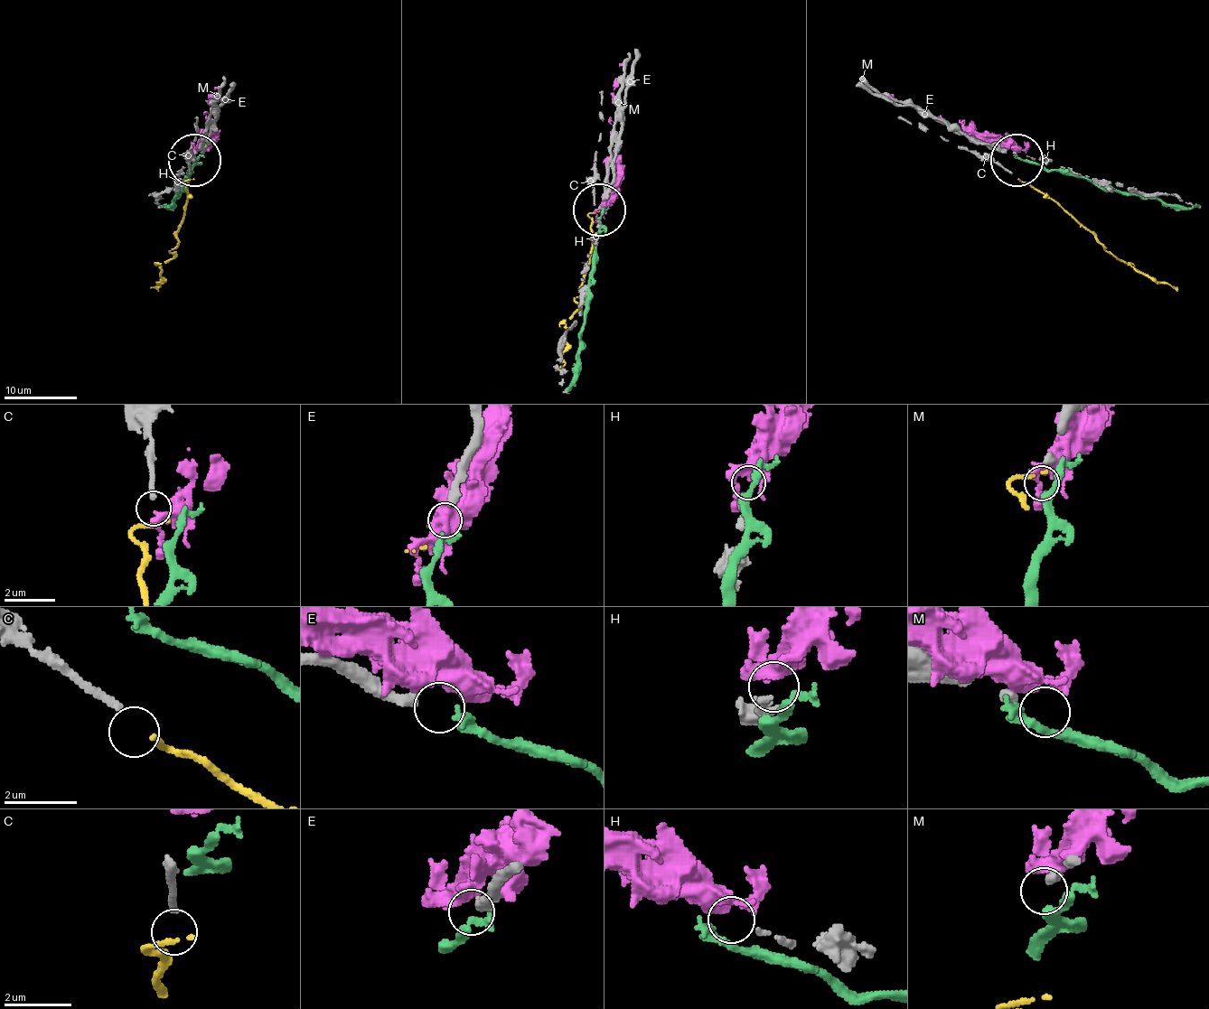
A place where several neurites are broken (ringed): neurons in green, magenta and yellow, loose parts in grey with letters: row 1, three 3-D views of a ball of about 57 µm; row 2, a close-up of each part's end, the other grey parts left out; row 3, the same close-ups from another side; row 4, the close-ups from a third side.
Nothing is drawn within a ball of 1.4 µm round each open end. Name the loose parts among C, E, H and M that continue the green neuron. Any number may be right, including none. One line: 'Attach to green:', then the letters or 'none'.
Attach to green: E

